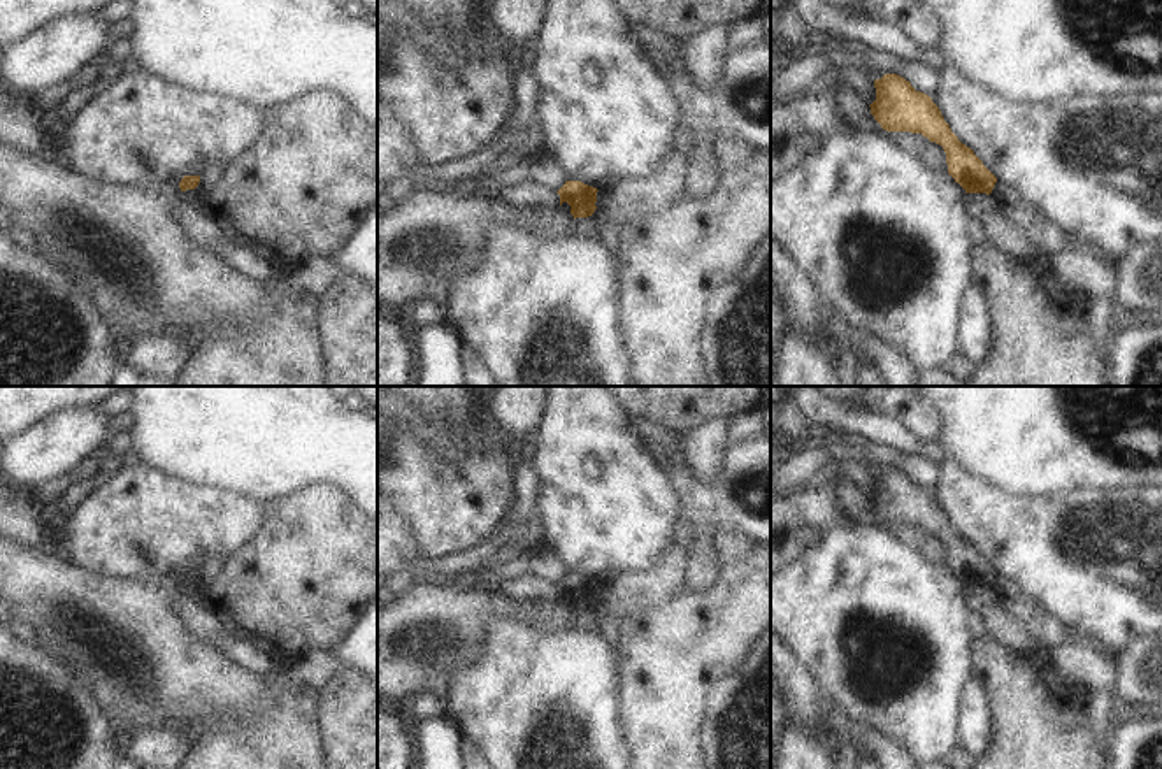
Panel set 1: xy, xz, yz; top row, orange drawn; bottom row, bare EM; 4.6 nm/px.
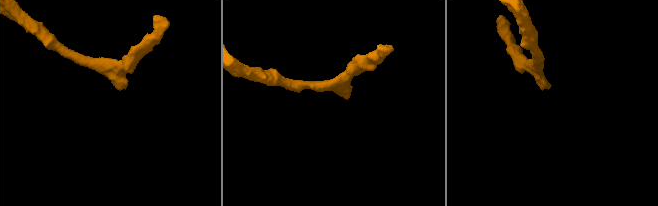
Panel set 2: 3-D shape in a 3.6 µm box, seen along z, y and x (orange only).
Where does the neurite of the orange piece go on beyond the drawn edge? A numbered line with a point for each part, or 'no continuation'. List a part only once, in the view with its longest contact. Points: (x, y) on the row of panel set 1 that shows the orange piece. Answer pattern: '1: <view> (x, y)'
no continuation.

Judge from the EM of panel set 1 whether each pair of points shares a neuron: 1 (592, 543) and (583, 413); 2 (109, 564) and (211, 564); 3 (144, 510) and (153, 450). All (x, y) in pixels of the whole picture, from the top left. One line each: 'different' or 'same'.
1: same
2: different
3: different

